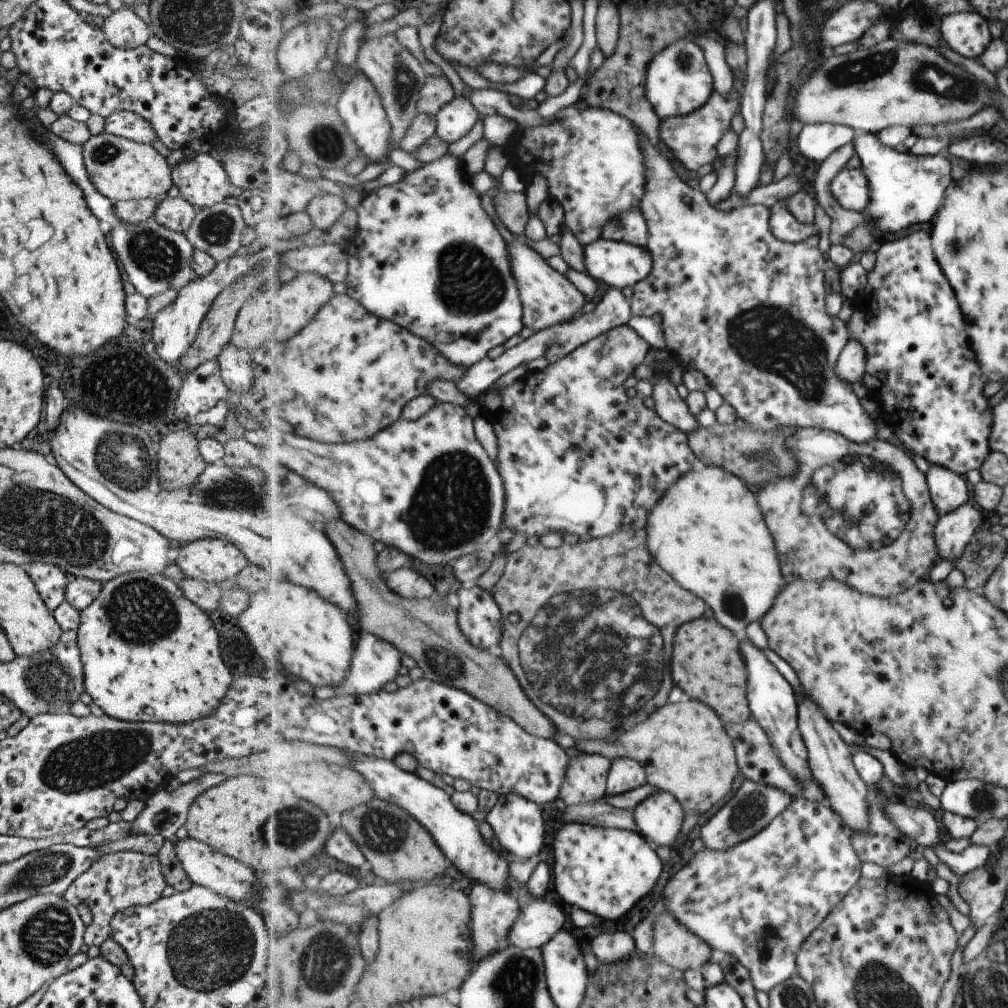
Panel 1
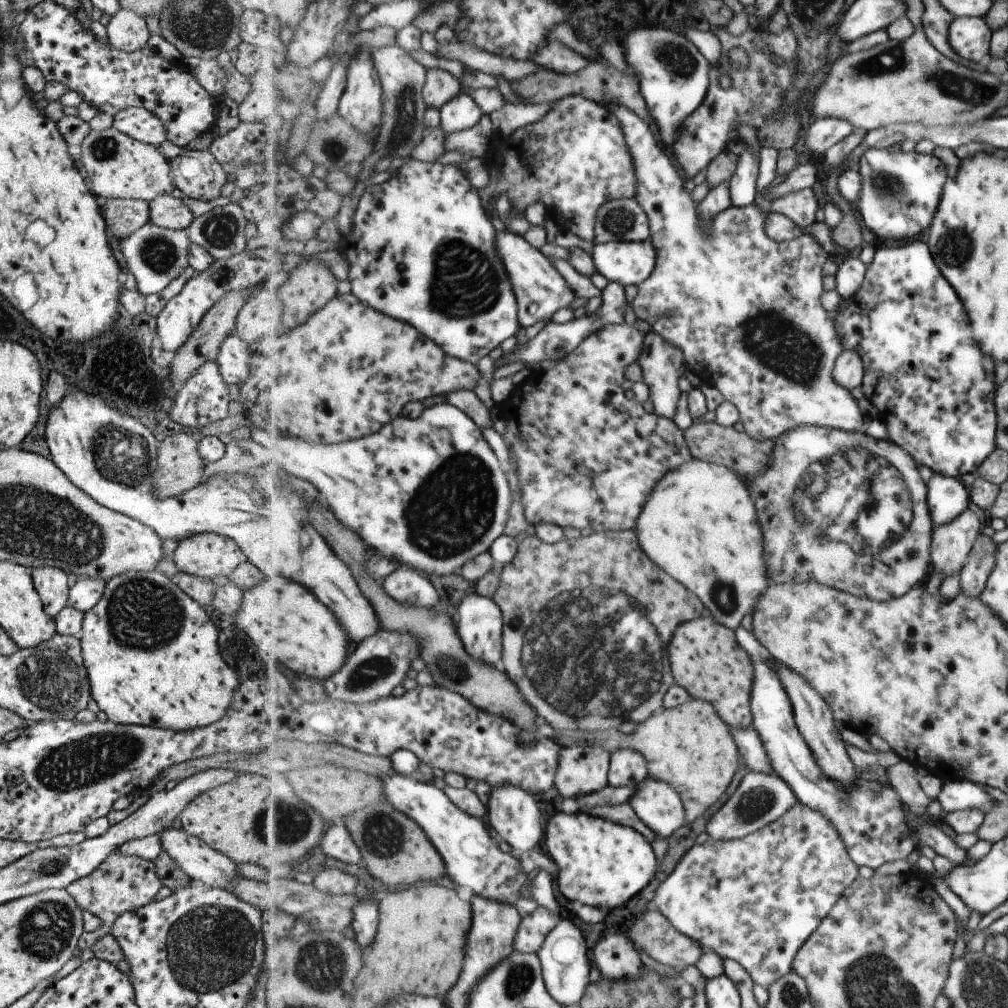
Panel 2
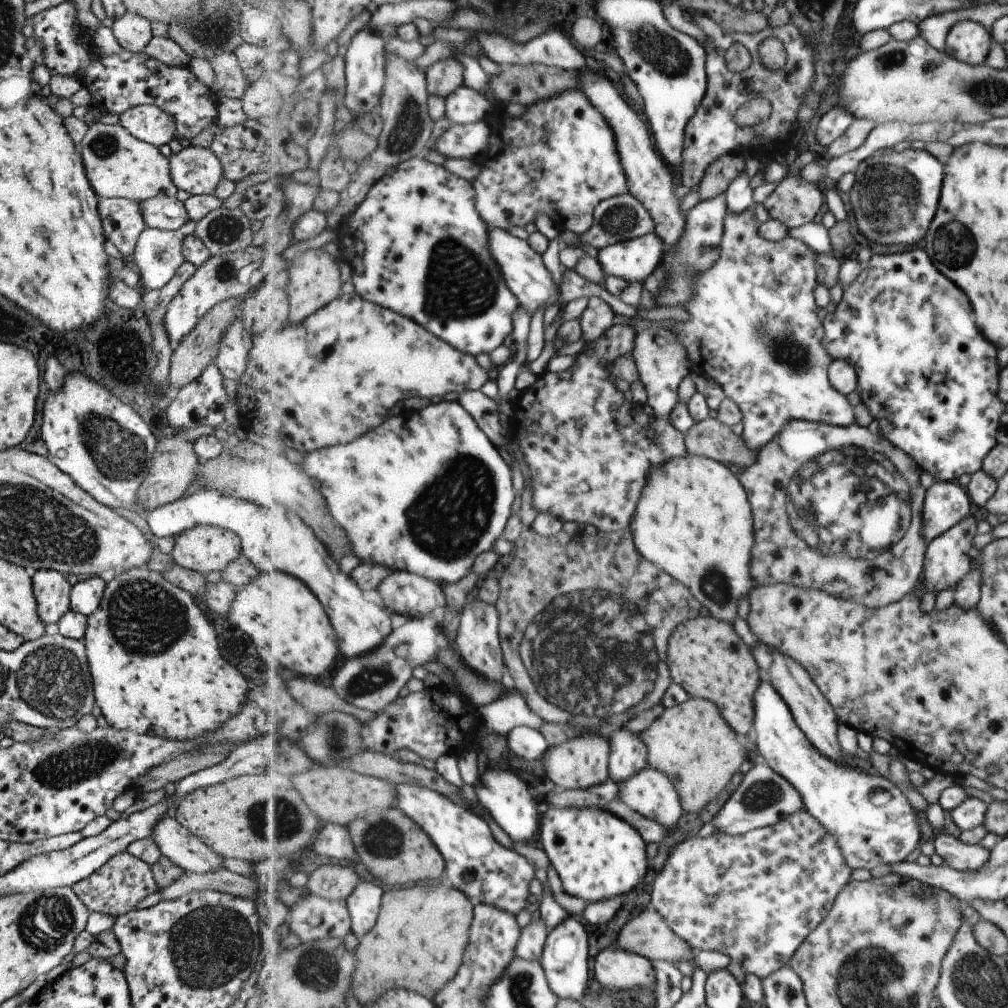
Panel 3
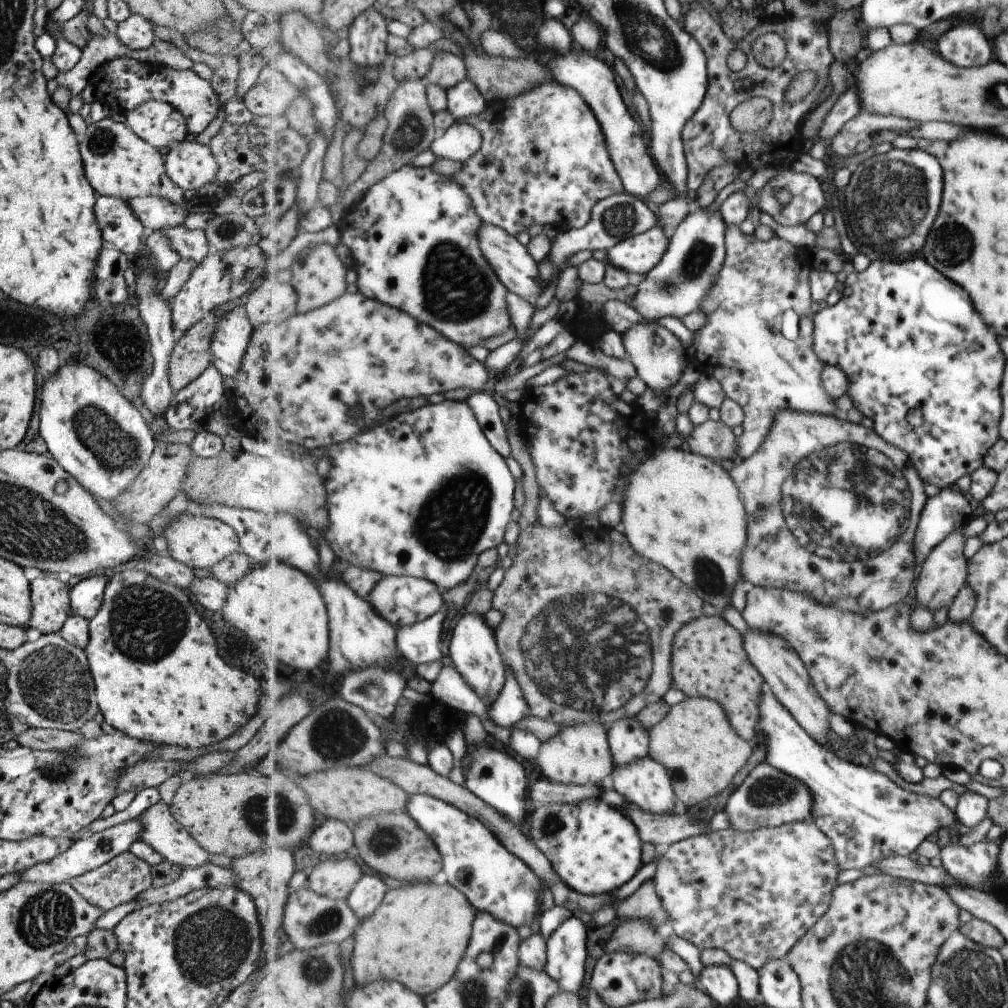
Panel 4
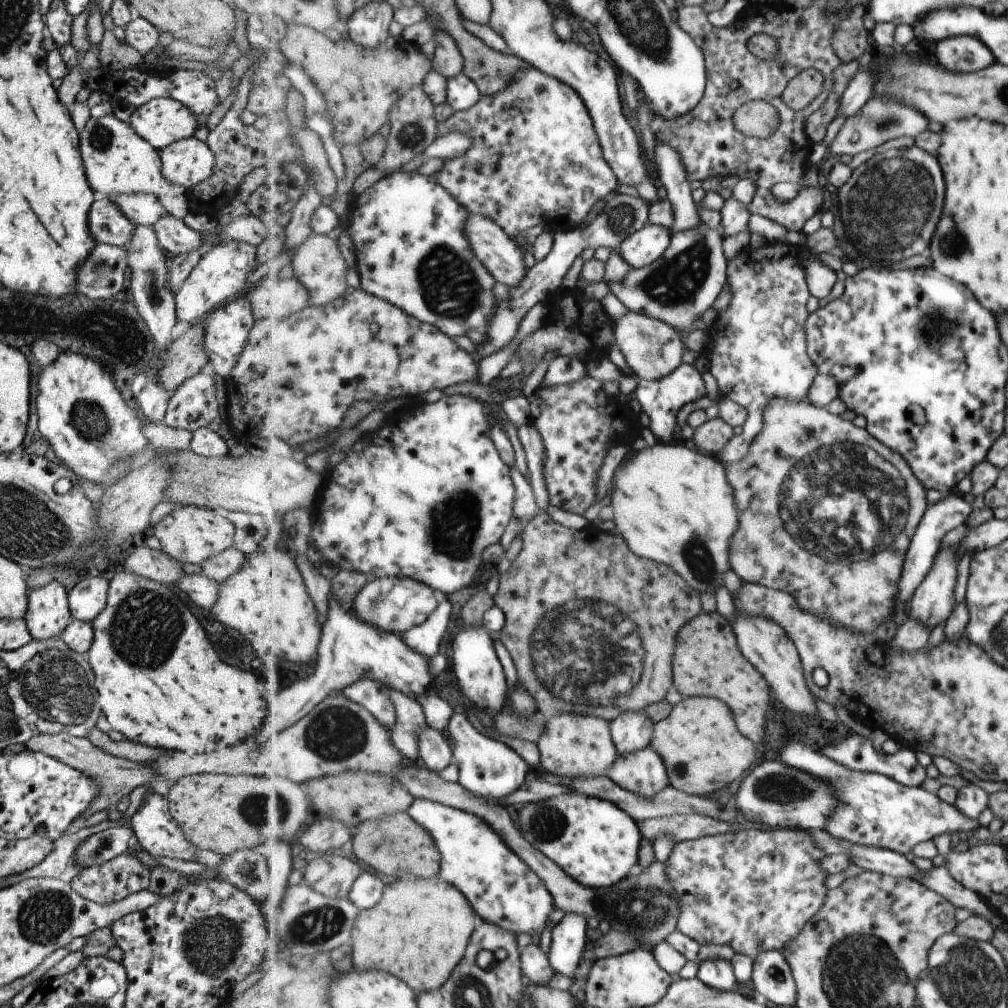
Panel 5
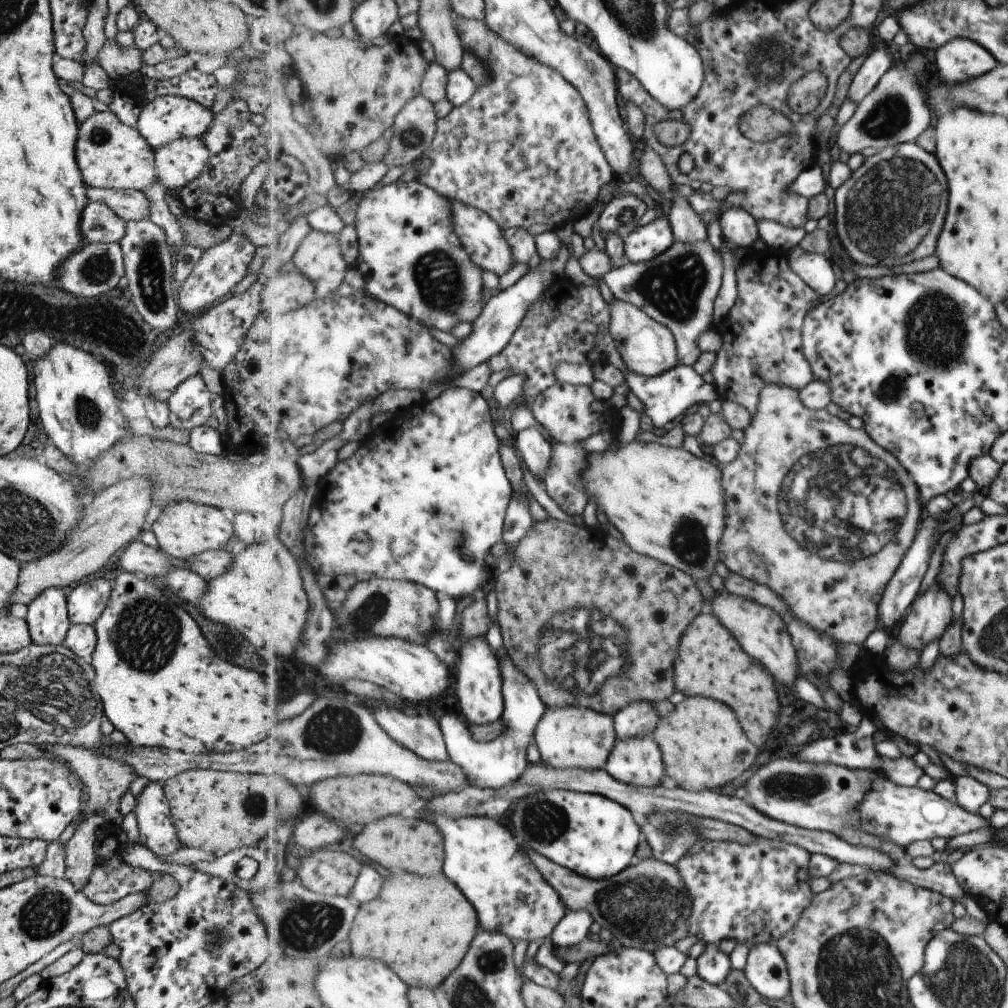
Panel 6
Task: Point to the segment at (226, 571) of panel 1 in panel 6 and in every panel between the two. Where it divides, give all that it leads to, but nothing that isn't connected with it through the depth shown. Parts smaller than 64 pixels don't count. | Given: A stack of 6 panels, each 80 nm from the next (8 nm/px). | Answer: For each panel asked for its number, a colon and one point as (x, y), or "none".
2: (206, 555)
3: (202, 548)
4: (197, 541)
5: (188, 533)
6: (183, 528)

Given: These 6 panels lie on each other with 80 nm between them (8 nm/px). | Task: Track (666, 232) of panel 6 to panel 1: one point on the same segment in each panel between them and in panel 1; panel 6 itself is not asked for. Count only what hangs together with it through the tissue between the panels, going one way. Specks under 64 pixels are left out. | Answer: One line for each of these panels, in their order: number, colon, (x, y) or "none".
1: (618, 264)
2: (629, 262)
3: (636, 259)
4: (642, 253)
5: (647, 245)

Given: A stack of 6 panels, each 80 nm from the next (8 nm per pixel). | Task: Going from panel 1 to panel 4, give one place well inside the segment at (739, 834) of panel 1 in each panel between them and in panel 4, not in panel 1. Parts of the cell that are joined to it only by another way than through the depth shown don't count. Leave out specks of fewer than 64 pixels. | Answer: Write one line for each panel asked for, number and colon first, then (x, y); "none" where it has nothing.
2: (761, 798)
3: (763, 798)
4: (768, 797)

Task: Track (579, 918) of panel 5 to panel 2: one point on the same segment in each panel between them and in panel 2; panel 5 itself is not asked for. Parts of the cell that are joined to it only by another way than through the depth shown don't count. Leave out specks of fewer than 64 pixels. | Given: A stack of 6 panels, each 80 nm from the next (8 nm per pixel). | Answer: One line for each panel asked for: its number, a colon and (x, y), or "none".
2: (565, 963)
3: (565, 959)
4: (567, 948)

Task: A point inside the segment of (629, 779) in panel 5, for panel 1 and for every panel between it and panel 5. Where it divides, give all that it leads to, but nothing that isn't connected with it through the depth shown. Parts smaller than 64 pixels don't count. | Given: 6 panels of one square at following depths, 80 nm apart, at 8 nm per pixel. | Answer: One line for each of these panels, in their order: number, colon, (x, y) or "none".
1: (660, 817)
2: (661, 807)
3: (651, 792)
4: (646, 783)

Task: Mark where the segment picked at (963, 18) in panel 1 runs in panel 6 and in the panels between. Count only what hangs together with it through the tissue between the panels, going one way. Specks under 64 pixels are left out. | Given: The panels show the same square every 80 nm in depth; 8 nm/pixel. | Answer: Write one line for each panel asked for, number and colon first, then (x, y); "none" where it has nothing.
2: (969, 38)
3: (967, 40)
4: (965, 46)
5: (960, 54)
6: (960, 59)

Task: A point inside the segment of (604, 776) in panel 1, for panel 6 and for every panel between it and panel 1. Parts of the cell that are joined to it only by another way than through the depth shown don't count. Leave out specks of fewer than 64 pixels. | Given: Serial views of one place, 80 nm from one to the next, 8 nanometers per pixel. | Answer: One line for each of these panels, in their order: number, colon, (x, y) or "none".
2: (583, 769)
3: (583, 762)
4: (580, 753)
5: (572, 745)
6: (570, 737)

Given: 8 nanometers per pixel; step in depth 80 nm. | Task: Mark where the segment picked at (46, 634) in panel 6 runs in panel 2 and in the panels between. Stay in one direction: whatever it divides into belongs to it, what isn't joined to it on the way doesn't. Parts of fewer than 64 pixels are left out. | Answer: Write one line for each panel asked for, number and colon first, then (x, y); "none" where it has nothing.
2: (50, 583)
3: (50, 588)
4: (50, 607)
5: (47, 613)

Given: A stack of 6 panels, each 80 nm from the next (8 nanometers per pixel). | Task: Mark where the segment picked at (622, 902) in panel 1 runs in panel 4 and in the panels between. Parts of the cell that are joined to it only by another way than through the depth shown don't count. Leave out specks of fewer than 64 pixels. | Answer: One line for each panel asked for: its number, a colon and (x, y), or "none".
2: (600, 863)
3: (597, 854)
4: (596, 848)

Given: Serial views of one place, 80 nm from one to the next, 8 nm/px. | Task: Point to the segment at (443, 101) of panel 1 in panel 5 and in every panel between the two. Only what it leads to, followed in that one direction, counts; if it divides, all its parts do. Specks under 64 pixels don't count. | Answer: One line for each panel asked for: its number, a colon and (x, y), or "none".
2: (441, 86)
3: (445, 77)
4: (448, 69)
5: (448, 59)

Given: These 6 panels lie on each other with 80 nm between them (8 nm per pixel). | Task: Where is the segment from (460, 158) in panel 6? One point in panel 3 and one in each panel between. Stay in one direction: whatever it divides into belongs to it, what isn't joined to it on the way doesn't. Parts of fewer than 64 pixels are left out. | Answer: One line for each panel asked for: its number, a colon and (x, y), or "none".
3: (560, 158)
4: (548, 150)
5: (535, 147)

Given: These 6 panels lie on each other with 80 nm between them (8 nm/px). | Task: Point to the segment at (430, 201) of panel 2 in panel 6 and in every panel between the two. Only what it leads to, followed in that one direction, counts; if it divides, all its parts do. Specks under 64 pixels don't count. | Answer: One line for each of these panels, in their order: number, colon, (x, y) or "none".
3: (418, 245)
4: (413, 238)
5: (412, 250)
6: (410, 255)

